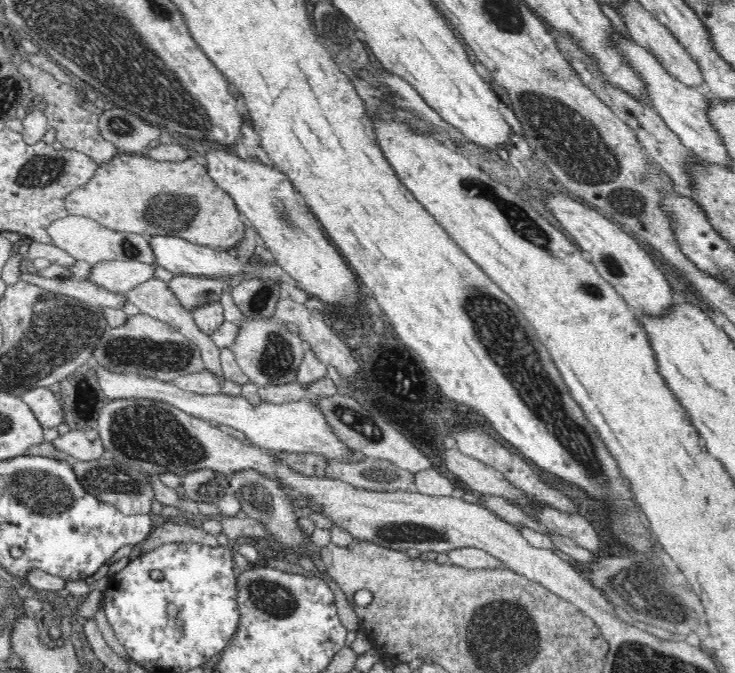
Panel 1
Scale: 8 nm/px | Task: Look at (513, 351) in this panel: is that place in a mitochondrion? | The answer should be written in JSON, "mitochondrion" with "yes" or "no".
{"mitochondrion":"yes"}

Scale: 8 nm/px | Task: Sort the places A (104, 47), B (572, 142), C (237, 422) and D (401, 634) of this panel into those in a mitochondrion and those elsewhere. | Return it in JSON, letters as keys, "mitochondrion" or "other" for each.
{"A":"mitochondrion","B":"mitochondrion","C":"other","D":"other"}

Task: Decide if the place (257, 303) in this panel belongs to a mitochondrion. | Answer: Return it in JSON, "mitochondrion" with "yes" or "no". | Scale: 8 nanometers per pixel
{"mitochondrion":"yes"}

